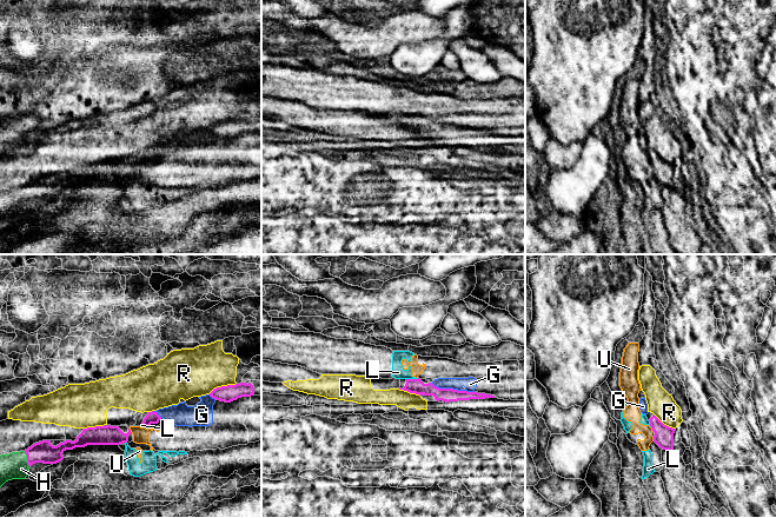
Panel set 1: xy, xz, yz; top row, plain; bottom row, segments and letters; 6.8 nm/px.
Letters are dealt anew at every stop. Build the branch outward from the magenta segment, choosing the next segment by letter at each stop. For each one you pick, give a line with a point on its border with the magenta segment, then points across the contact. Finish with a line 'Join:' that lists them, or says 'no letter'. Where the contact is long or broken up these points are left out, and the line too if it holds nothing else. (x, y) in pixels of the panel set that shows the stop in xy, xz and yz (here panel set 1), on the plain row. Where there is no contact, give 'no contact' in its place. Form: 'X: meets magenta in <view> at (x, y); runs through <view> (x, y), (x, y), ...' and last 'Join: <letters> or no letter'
H: meets magenta in xy at (27, 196); runs through xy (44, 187), (34, 190), (27, 196), (14, 201)
Join: H

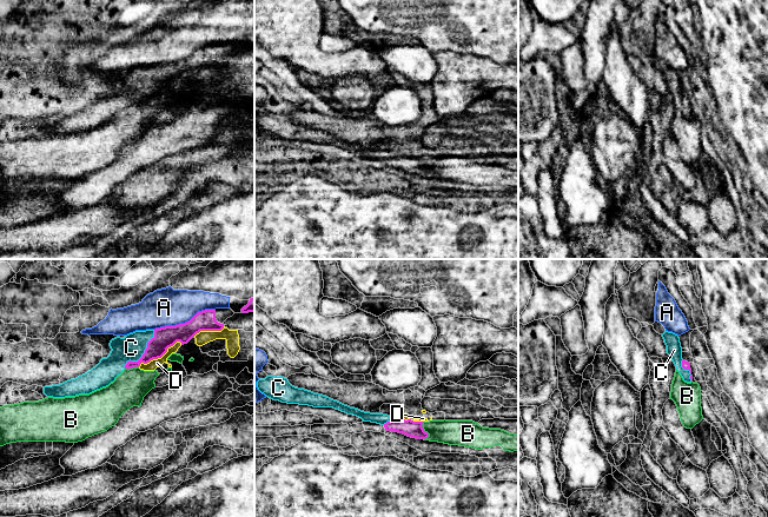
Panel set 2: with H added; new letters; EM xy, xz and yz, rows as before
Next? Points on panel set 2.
C: meets magenta in xy at (145, 88); runs through xy (165, 73), (156, 78), (145, 88), (140, 84), (131, 84)
Join: C

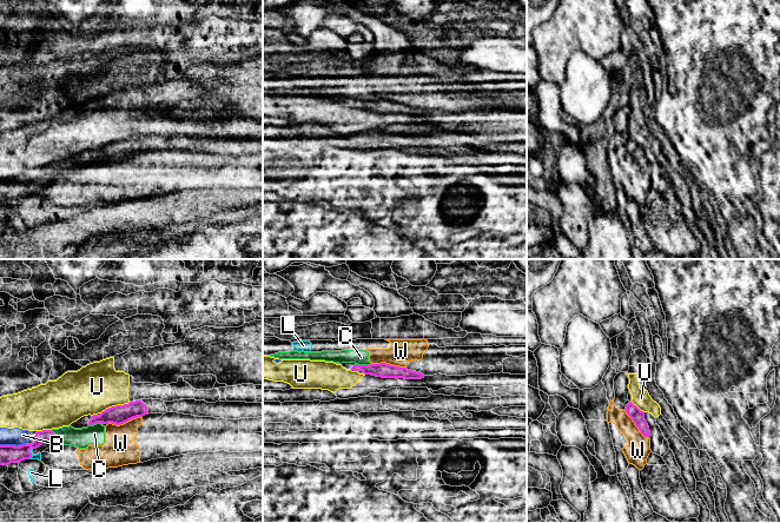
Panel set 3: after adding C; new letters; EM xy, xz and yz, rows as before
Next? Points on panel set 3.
Join: no letter

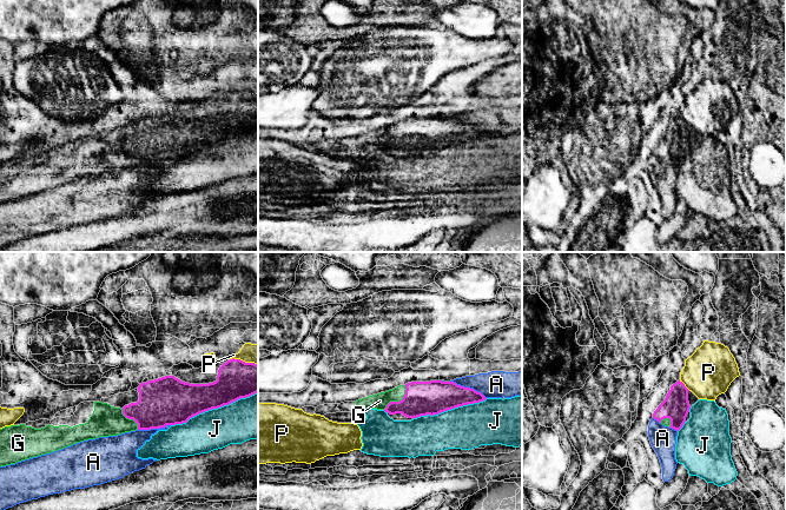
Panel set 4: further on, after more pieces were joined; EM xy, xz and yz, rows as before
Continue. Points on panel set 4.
G: meets magenta in xz at (400, 137); runs through xz (421, 134), (400, 137), (380, 137)
Join: G

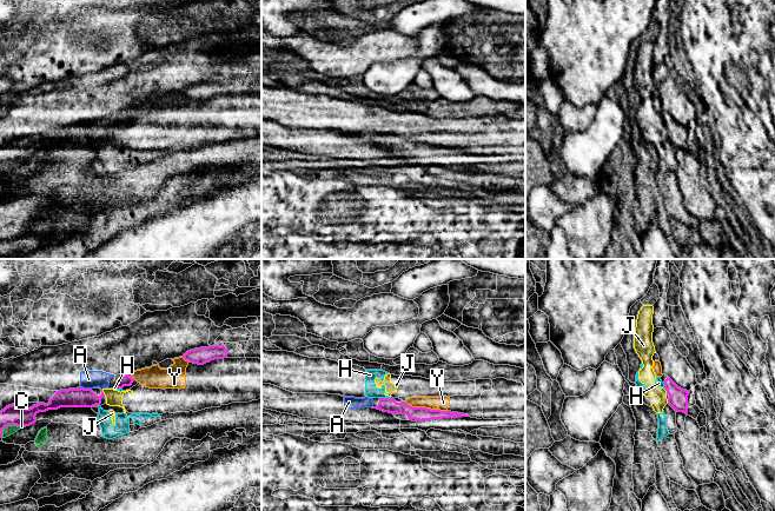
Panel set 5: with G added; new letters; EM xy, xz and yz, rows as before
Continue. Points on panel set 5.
Join: no letter

